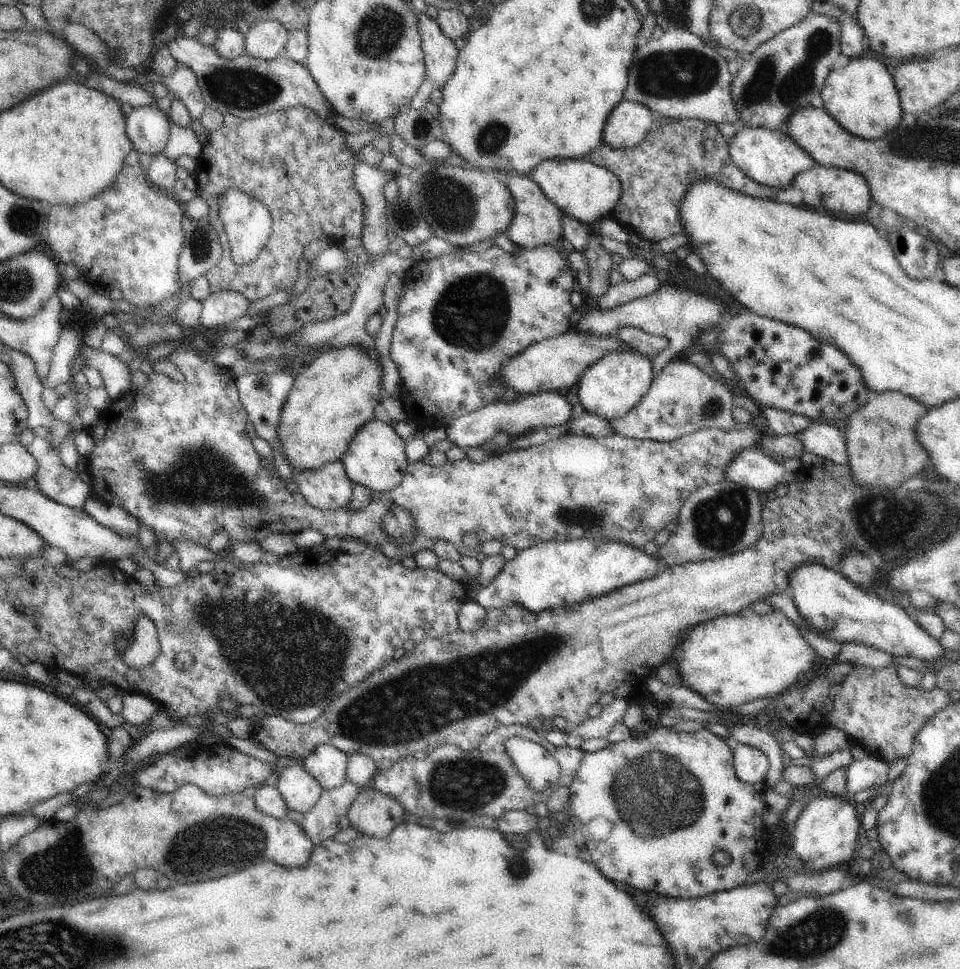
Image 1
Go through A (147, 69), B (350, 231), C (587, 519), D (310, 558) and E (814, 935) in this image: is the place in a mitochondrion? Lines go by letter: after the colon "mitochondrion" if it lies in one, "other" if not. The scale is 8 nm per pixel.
A: other
B: other
C: mitochondrion
D: other
E: mitochondrion

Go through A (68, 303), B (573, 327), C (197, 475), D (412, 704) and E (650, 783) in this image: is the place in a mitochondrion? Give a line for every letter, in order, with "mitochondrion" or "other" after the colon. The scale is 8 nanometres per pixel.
A: other
B: other
C: mitochondrion
D: mitochondrion
E: mitochondrion

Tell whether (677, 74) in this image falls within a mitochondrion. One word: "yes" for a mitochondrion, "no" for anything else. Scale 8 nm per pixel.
yes

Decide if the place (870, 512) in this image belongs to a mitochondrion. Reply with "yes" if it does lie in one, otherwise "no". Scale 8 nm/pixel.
yes

